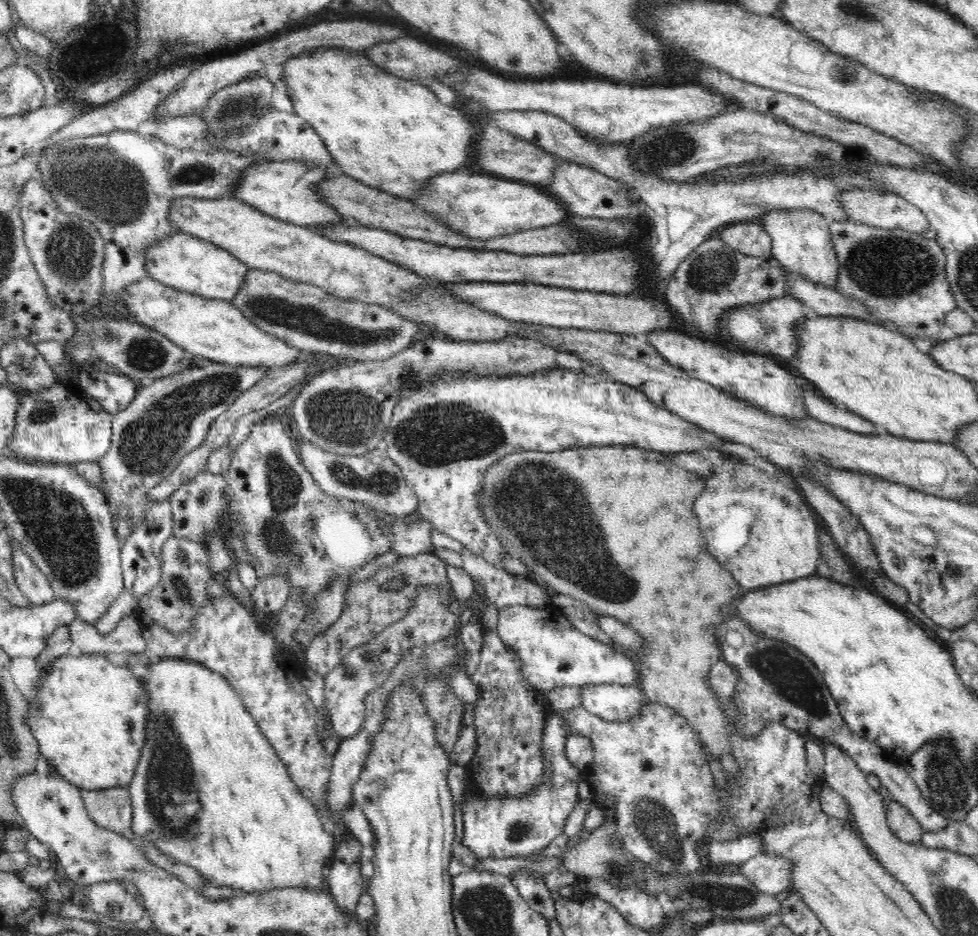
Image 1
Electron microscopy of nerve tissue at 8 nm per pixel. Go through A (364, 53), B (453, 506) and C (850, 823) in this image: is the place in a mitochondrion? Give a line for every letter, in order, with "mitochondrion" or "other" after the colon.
A: other
B: other
C: other

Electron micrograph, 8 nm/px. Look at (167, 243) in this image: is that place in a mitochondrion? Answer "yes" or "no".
no

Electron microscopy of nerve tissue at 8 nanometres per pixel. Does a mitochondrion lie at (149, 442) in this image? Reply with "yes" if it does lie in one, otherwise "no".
yes

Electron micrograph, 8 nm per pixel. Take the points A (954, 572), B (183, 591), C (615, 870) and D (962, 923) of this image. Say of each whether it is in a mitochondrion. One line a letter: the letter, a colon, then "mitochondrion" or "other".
A: mitochondrion
B: mitochondrion
C: mitochondrion
D: mitochondrion

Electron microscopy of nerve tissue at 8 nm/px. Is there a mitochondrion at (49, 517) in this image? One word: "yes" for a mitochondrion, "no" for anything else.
yes

